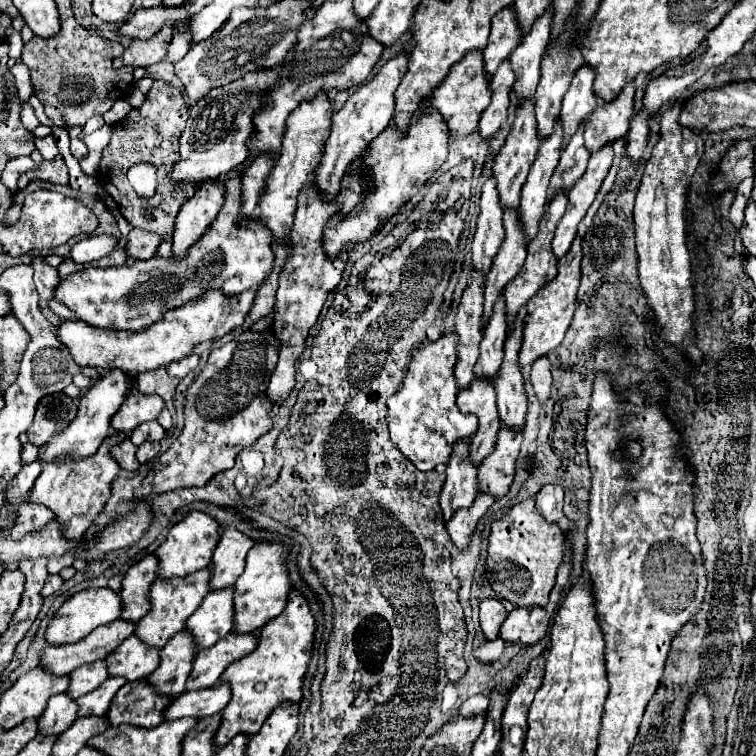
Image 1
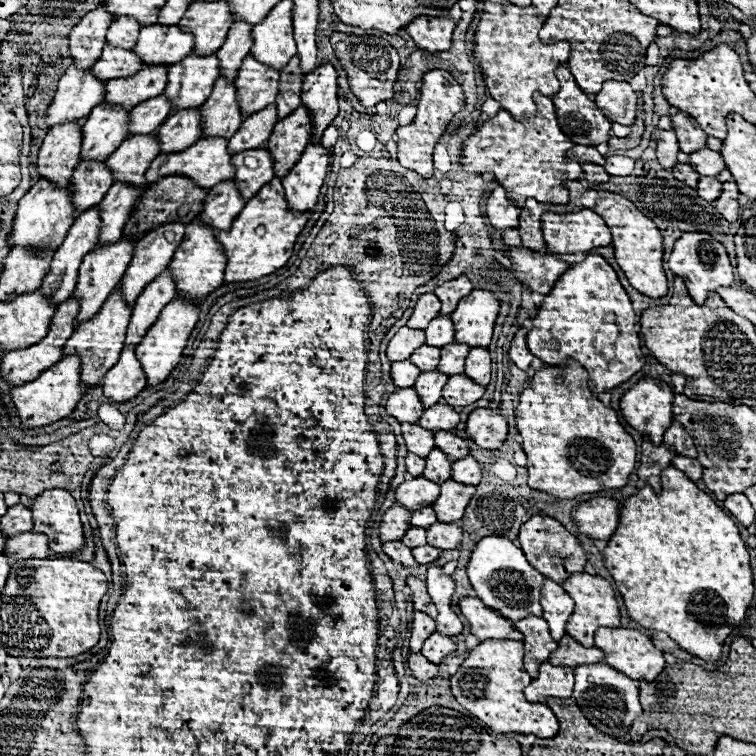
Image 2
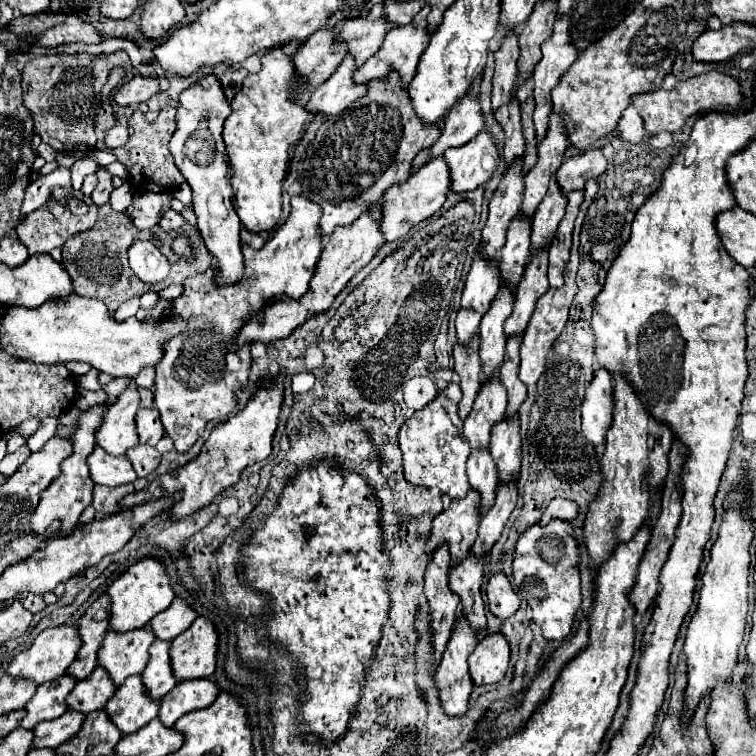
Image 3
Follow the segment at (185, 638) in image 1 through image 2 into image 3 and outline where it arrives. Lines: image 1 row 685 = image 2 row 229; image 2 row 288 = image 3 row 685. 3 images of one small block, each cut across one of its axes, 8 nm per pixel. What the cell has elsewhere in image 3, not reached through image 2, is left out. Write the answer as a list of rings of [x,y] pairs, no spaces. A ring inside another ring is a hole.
[[[130,676],[120,688],[116,688],[104,710],[122,734],[134,734],[140,726],[146,726],[158,716],[160,702],[152,704],[152,700],[144,696],[140,676]]]

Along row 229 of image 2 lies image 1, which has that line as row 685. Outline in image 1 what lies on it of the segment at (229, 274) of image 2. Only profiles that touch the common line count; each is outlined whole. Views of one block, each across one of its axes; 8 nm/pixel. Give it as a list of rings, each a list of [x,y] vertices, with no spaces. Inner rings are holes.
[[[292,588],[284,612],[272,618],[260,630],[258,646],[248,656],[232,662],[220,676],[220,682],[230,682],[232,700],[222,710],[222,724],[216,732],[218,746],[228,744],[240,732],[256,734],[270,716],[270,712],[284,700],[302,700],[302,684],[312,658],[314,632],[316,620],[310,612],[310,604],[300,590]]]

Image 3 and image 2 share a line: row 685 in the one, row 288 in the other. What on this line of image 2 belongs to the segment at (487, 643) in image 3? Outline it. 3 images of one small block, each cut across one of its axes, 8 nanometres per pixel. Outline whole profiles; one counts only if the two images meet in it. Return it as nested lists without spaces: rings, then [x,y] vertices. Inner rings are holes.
[[[474,288],[468,296],[464,296],[458,302],[458,308],[450,314],[456,330],[456,342],[468,344],[470,348],[488,348],[494,332],[494,320],[500,312],[500,298],[502,298],[502,292],[492,292],[482,288]]]

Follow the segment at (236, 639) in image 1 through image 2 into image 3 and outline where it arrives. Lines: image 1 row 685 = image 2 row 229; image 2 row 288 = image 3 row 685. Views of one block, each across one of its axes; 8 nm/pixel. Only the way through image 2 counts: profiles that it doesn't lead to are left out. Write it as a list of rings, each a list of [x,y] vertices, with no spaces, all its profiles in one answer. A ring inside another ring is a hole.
[[[188,680],[188,684],[176,684],[160,700],[158,718],[166,728],[172,728],[176,720],[188,712],[208,708],[218,698],[218,686],[210,680]]]

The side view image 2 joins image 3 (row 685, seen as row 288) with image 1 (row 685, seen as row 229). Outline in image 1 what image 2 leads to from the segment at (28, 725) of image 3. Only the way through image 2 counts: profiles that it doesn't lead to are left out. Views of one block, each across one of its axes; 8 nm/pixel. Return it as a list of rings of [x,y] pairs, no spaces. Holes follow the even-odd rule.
[[[104,660],[92,662],[88,666],[76,668],[74,672],[70,672],[70,676],[72,676],[72,682],[66,692],[74,698],[80,698],[80,696],[96,690],[108,678],[108,666],[104,664]]]

